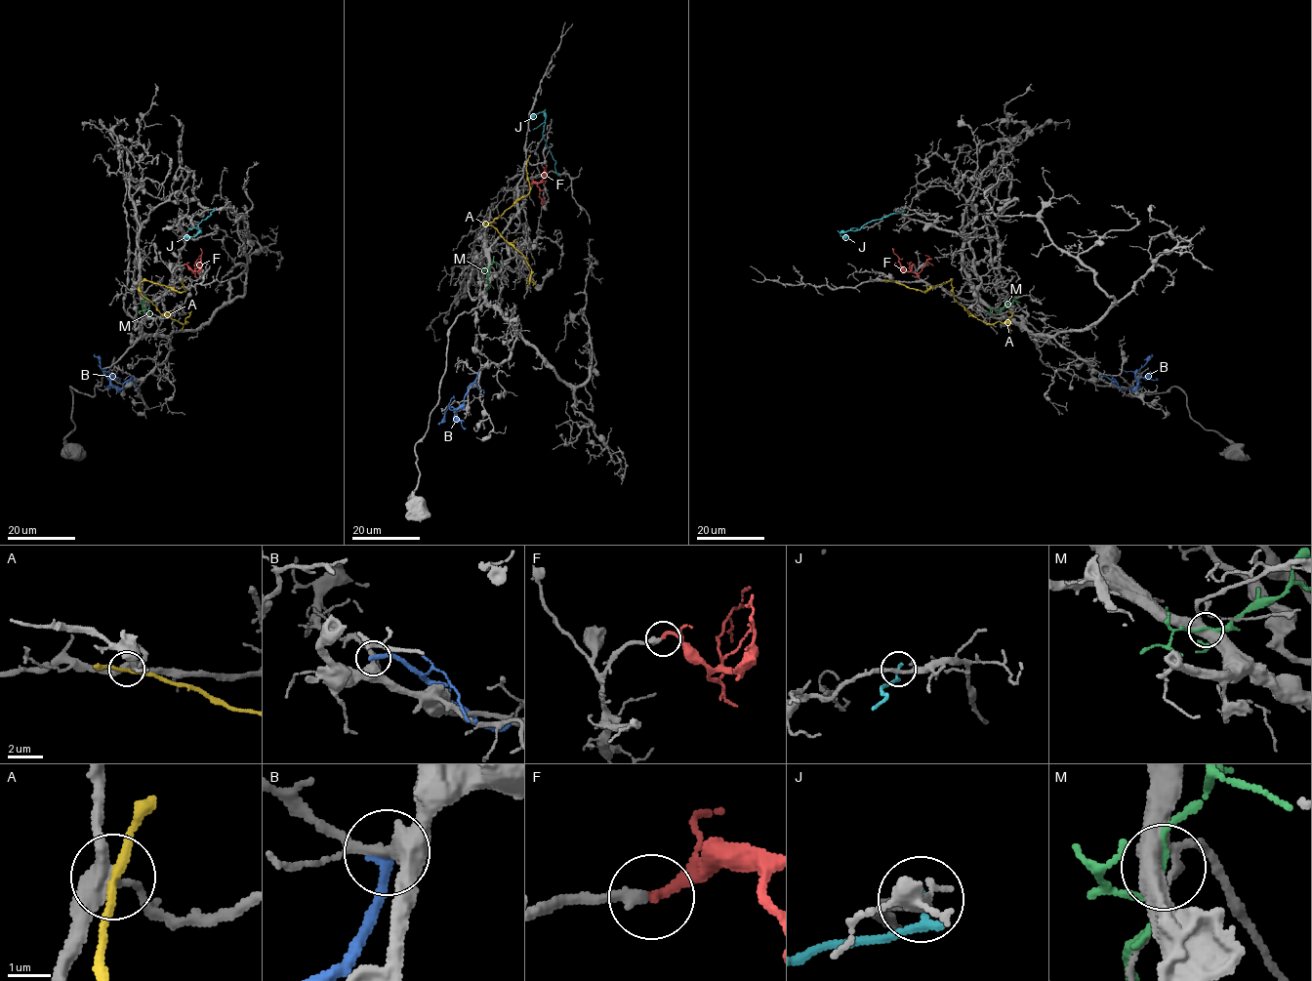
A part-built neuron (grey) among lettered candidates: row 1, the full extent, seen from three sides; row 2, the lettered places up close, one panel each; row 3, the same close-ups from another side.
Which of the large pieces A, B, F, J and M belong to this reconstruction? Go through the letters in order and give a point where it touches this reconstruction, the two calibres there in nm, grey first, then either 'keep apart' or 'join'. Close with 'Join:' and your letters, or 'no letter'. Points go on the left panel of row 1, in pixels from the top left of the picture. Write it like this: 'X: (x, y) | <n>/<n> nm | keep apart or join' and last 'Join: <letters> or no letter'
A: (183, 280) | 360/180 nm | keep apart
B: (133, 376) | 260/280 nm | keep apart
F: (184, 265) | 280/240 nm | join
J: (213, 209) | 170/240 nm | keep apart
M: (144, 309) | 440/130 nm | keep apart
Join: F

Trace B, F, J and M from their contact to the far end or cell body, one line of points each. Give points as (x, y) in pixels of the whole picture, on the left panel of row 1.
B: (133, 377), (117, 389), (94, 354)
F: (184, 265), (195, 271), (199, 269), (200, 248)
J: (214, 209), (198, 224), (200, 232), (184, 237)
M: (144, 309), (143, 296)

